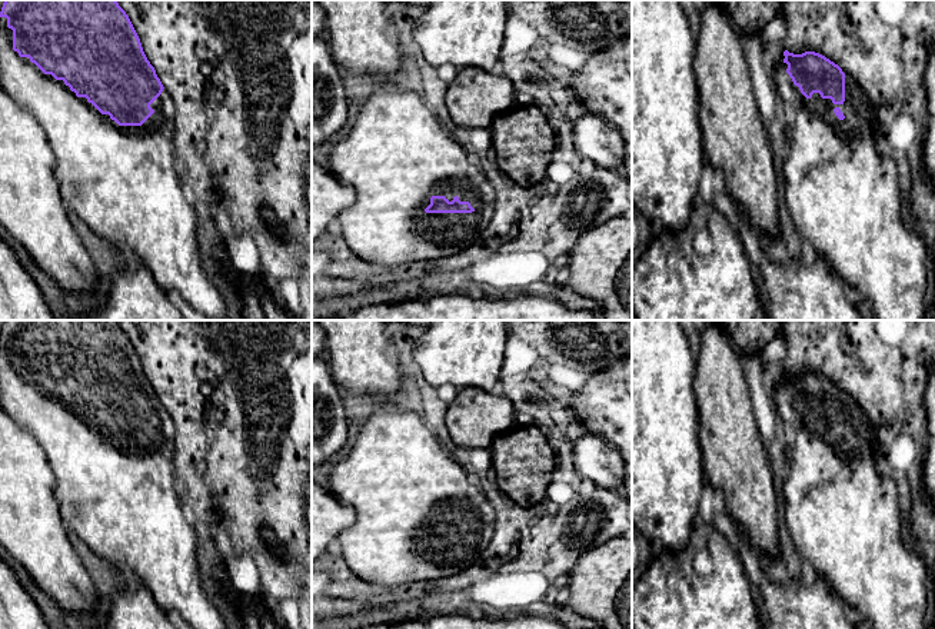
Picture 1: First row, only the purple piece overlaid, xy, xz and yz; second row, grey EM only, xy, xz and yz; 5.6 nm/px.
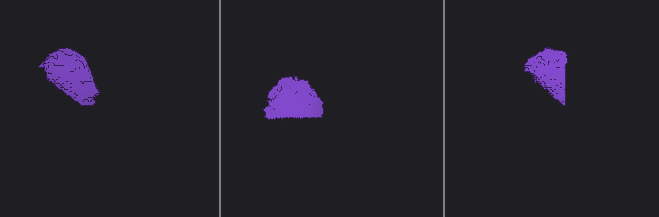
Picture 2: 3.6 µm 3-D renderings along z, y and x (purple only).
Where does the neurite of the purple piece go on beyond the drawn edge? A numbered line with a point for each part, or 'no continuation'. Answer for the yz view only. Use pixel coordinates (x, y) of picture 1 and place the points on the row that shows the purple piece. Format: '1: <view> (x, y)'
1: yz (844, 197)

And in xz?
1: xz (398, 155)

